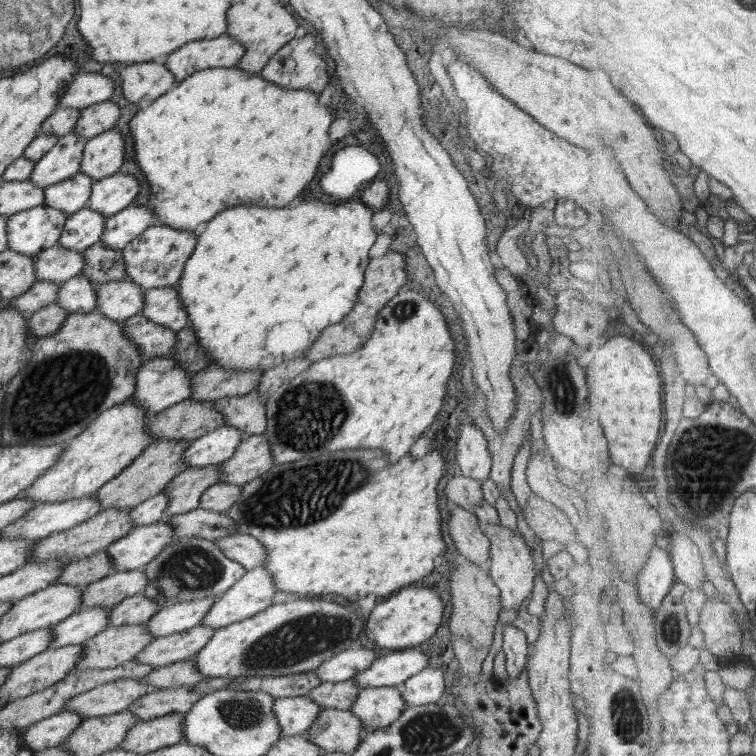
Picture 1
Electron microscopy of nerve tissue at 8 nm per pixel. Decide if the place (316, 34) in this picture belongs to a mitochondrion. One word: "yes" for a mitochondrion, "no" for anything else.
no

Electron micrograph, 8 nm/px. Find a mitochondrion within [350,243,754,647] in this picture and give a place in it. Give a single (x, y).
(703, 488)

